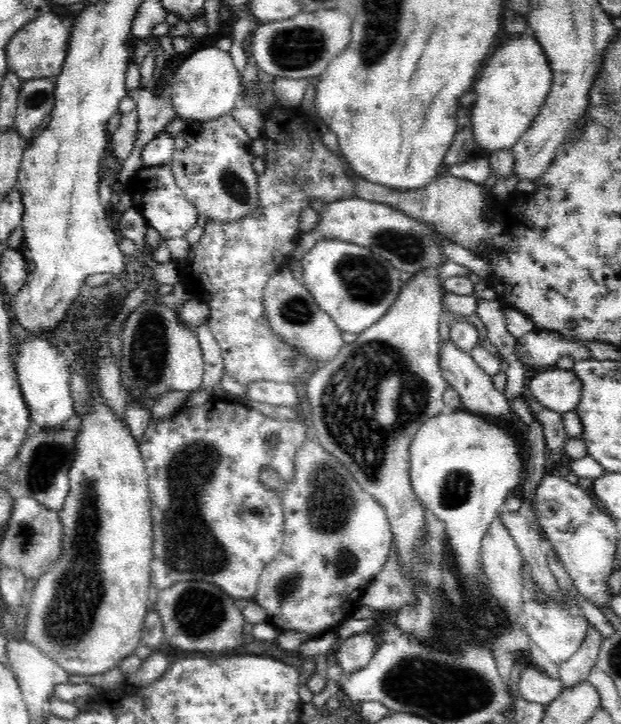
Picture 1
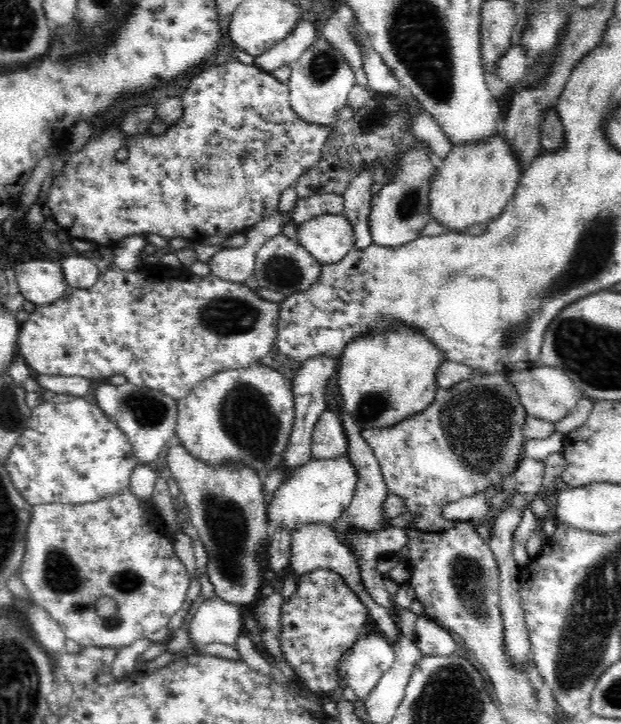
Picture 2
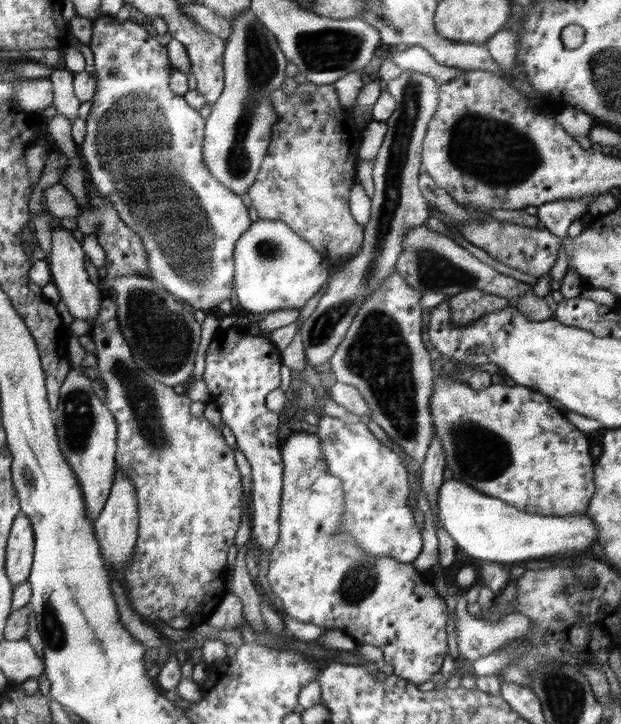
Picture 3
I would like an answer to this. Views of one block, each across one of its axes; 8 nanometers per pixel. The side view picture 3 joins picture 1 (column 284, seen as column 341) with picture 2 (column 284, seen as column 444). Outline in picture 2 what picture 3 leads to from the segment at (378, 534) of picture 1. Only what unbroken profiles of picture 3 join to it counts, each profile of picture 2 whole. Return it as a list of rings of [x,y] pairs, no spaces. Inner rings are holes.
[[[318,569],[296,579],[297,592],[283,602],[281,650],[286,661],[299,676],[300,684],[310,692],[330,693],[341,681],[337,669],[340,660],[360,640],[362,630],[370,622],[366,605],[346,584],[341,574]]]

